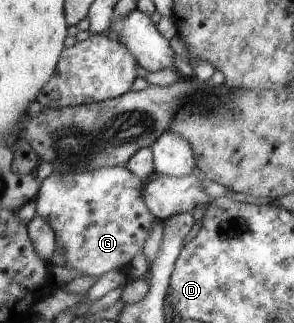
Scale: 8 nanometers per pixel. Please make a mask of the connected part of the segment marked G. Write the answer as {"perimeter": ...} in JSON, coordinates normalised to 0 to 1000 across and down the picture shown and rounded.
{"perimeter":[[[418,508],[344,517],[316,529],[262,529],[262,536],[201,536],[173,529],[136,560],[119,616],[116,666],[160,678],[180,709],[187,759],[204,771],[221,833],[252,836],[259,858],[344,858],[364,839],[429,833],[459,789],[480,789],[486,752],[500,740],[500,709],[520,684],[520,659],[500,653],[480,585],[493,560],[452,542]]]}

